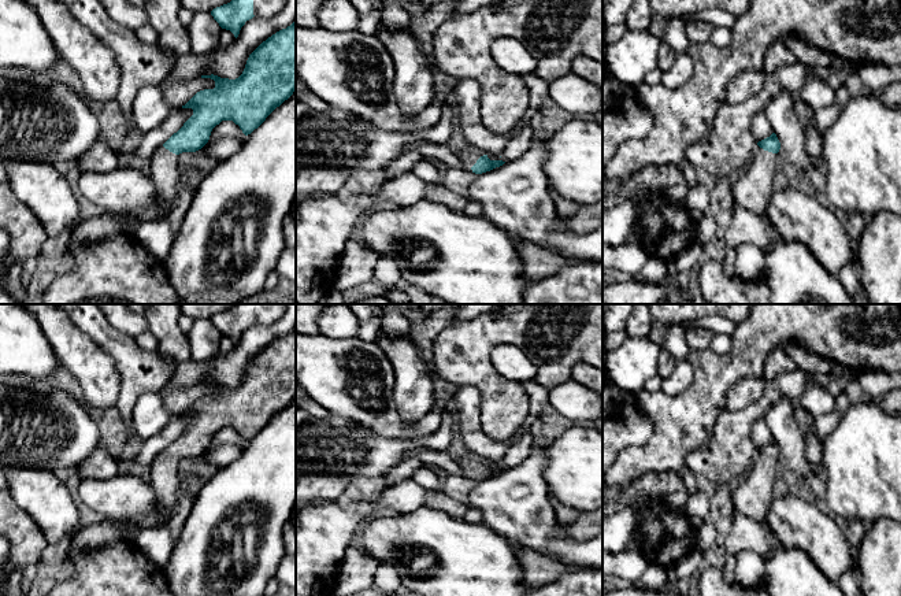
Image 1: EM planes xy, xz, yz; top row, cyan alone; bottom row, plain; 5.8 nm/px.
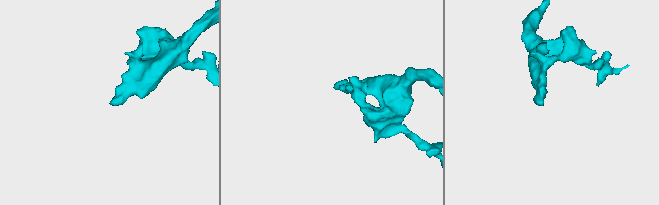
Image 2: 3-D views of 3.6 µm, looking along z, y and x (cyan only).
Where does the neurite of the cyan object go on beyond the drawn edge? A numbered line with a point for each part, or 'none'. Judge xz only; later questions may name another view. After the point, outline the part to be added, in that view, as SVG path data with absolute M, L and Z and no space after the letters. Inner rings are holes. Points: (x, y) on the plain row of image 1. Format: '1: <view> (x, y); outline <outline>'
1: xz (468, 465); outline M472 455L460 458L459 464L461 466L463 475L467 478L472 478L471 474L477 470L477 467L483 463L482 459L475 458Z

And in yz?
1: yz (753, 493); outline M757 452L749 473L738 481L733 492L734 508L745 517L763 522L774 499L772 489L778 460L764 458Z

